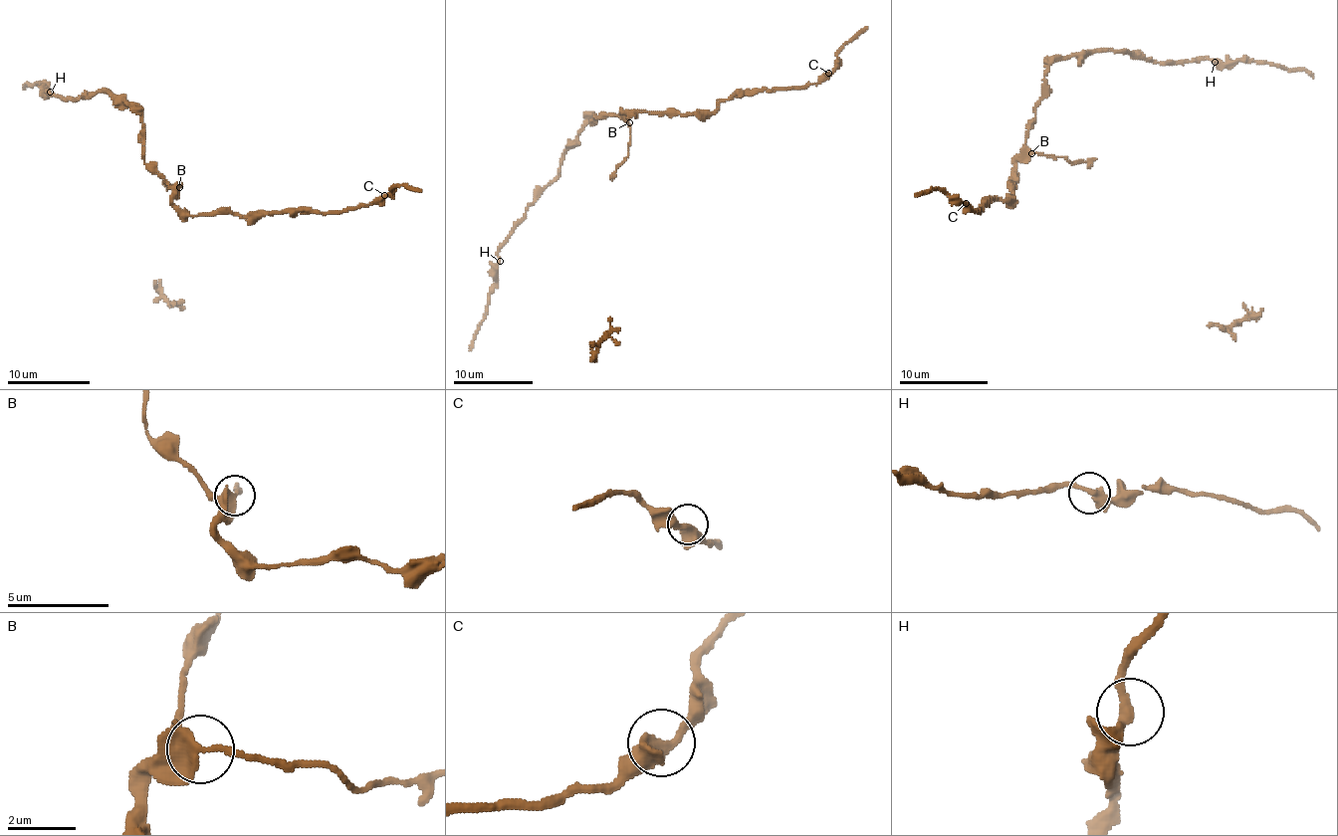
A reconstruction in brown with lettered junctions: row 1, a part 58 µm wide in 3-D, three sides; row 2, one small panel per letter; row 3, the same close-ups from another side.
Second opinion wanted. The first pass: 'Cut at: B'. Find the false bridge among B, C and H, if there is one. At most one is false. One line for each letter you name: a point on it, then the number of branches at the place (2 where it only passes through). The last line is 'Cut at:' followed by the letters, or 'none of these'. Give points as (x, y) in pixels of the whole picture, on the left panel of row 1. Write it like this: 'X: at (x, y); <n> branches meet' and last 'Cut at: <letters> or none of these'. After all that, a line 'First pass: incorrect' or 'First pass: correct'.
B: at (179, 187); 3 branches meet
Cut at: B
First pass: correct

